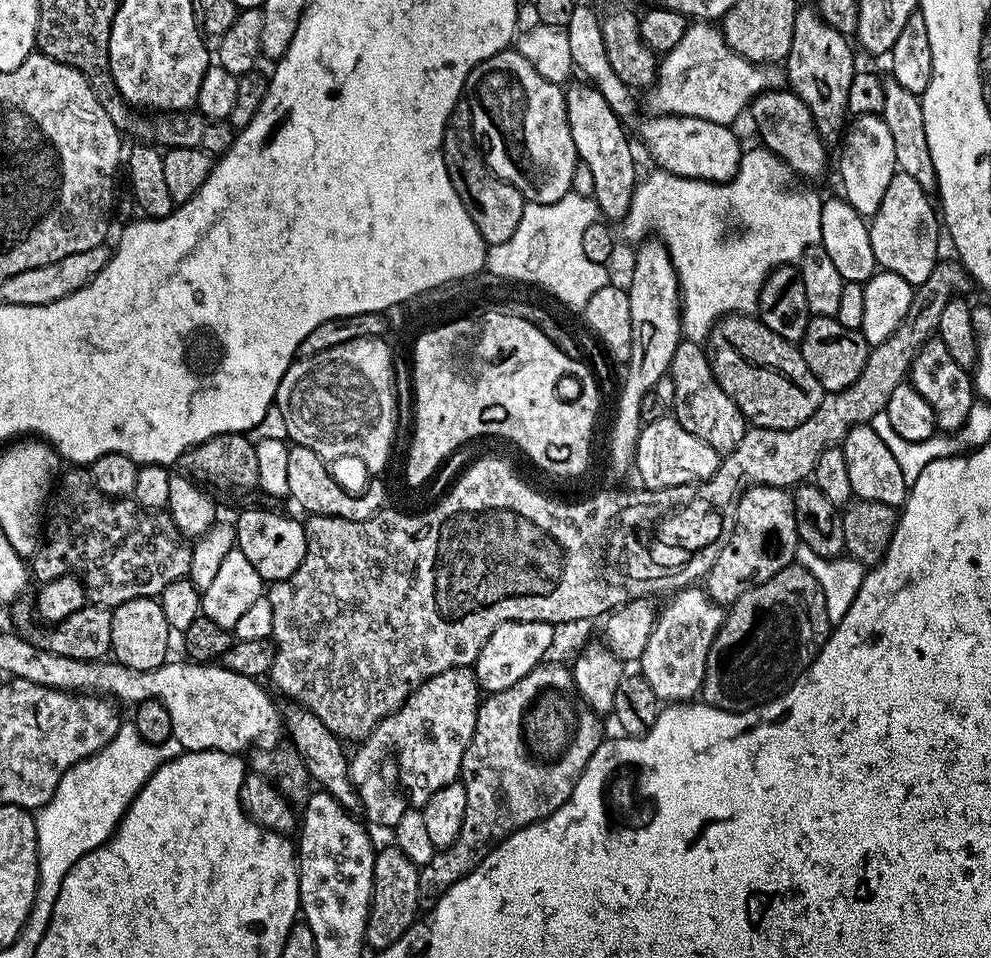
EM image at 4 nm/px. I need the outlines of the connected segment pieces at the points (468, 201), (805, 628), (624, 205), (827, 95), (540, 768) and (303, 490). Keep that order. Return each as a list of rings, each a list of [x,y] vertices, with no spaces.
[[[467,99],[457,100],[452,113],[448,115],[440,149],[446,170],[450,174],[450,182],[454,190],[458,190],[474,226],[478,226],[478,234],[482,234],[485,245],[506,242],[506,238],[510,238],[510,234],[518,230],[518,222],[522,222],[522,210],[526,201],[518,189],[510,186],[510,182],[498,178],[498,174],[494,174],[484,160],[476,137],[472,135],[472,106]]]
[[[795,562],[778,570],[774,578],[746,590],[746,594],[738,597],[727,609],[724,625],[710,646],[702,689],[703,703],[727,712],[738,712],[781,696],[814,663],[829,635],[826,594],[822,594],[818,578]]]
[[[573,81],[565,89],[567,102],[567,122],[577,157],[587,164],[594,181],[593,200],[599,213],[607,221],[623,221],[629,213],[630,202],[636,191],[636,160],[630,140],[624,130],[623,121],[611,110],[601,92],[588,82]]]
[[[797,7],[794,34],[786,61],[786,84],[791,91],[806,102],[820,135],[825,141],[839,137],[845,131],[849,119],[848,99],[850,82],[858,71],[856,56],[852,53],[849,37],[843,36],[834,26],[824,23],[823,16],[815,7]]]
[[[541,662],[537,668],[530,670],[530,674],[526,674],[526,678],[514,682],[514,686],[510,686],[501,692],[493,692],[485,695],[483,699],[481,699],[480,709],[476,715],[474,734],[466,746],[466,754],[462,758],[462,766],[460,767],[459,779],[466,786],[466,818],[462,818],[462,830],[458,830],[458,838],[454,838],[454,842],[451,846],[436,851],[430,858],[430,862],[426,862],[420,868],[418,890],[420,891],[421,901],[435,902],[439,896],[446,894],[446,890],[450,890],[450,886],[454,886],[454,882],[458,882],[463,876],[473,872],[476,865],[481,864],[482,861],[492,853],[493,848],[503,842],[510,833],[516,832],[520,828],[525,828],[527,824],[533,824],[535,820],[545,820],[550,813],[561,808],[570,798],[570,794],[574,790],[578,778],[586,770],[590,758],[598,750],[602,739],[602,733],[600,733],[601,717],[591,710],[576,712],[577,701],[574,699],[574,685],[572,683],[571,671],[569,671],[567,667],[563,668],[560,664],[548,663],[549,662]]]
[[[292,444],[288,449],[286,459],[286,478],[290,482],[288,496],[291,499],[296,499],[305,508],[305,513],[313,516],[346,518],[347,520],[365,520],[385,507],[384,484],[380,481],[380,478],[372,478],[372,481],[368,484],[368,489],[361,496],[355,496],[354,493],[347,492],[328,473],[329,465],[318,454],[314,454],[314,450],[310,450],[301,444]]]

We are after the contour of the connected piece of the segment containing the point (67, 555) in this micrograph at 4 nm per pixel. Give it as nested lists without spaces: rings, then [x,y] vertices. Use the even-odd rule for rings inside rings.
[[[72,466],[59,477],[50,504],[50,514],[42,528],[39,548],[30,559],[30,572],[43,582],[77,575],[84,582],[84,590],[93,605],[113,610],[131,599],[159,597],[170,582],[185,579],[190,570],[192,544],[180,532],[167,511],[156,510],[149,514],[132,498],[113,498],[102,494],[92,481],[91,471]]]

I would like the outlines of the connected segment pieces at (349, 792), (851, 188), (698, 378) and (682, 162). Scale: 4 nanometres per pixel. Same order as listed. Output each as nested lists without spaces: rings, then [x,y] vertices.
[[[295,702],[281,703],[279,711],[283,717],[283,731],[286,736],[288,734],[287,739],[290,743],[300,752],[309,777],[315,783],[317,780],[320,783],[317,785],[323,791],[329,792],[347,812],[359,813],[361,811],[360,795],[352,781],[349,753],[344,753],[345,745],[340,737],[330,731],[326,722],[322,722],[322,718],[318,718],[318,714],[314,714],[308,708],[303,708],[300,704]]]
[[[883,115],[858,116],[847,125],[843,133],[844,149],[840,152],[840,184],[844,187],[843,199],[847,200],[858,214],[871,218],[882,206],[882,197],[897,174],[894,158],[894,138]]]
[[[684,338],[681,339],[678,350],[674,350],[670,369],[674,382],[674,418],[680,423],[682,430],[690,430],[690,434],[694,434],[694,438],[702,438],[706,446],[727,454],[734,450],[734,446],[738,446],[738,442],[742,442],[746,421],[730,394],[726,394],[726,390],[722,390],[717,382],[709,353],[700,348],[703,347],[697,341]]]
[[[655,114],[646,116],[646,119],[638,126],[638,134],[656,162],[655,167],[657,169],[678,177],[688,177],[691,180],[708,180],[716,183],[732,180],[740,168],[744,146],[741,146],[732,130],[729,125],[710,122],[708,119],[690,118],[689,116],[658,116]]]

